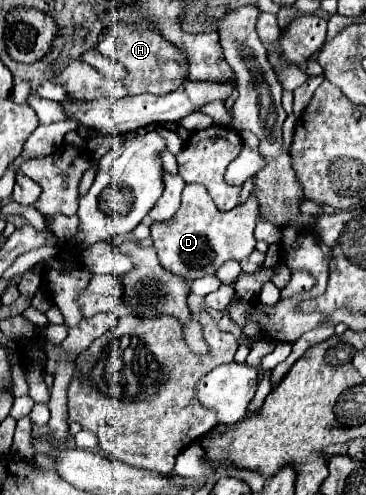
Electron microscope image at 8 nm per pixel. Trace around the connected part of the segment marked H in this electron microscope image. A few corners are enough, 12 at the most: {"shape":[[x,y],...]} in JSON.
{"shape":[[116,22],[98,44],[128,94],[168,94],[186,52],[158,30]]}

